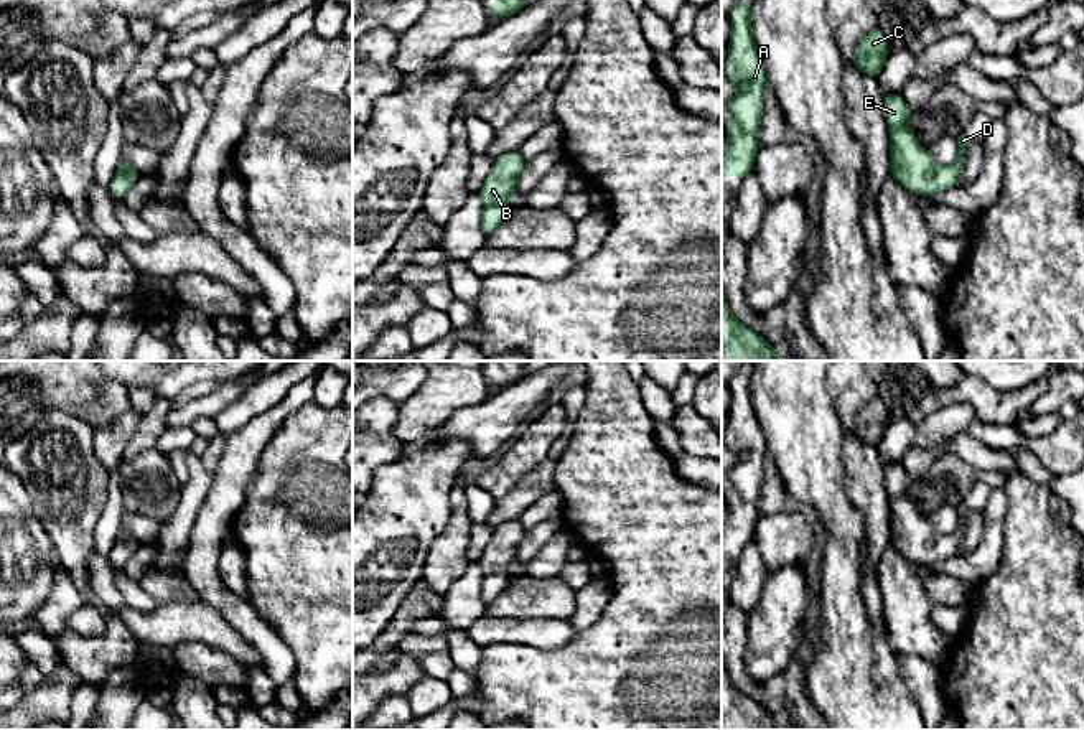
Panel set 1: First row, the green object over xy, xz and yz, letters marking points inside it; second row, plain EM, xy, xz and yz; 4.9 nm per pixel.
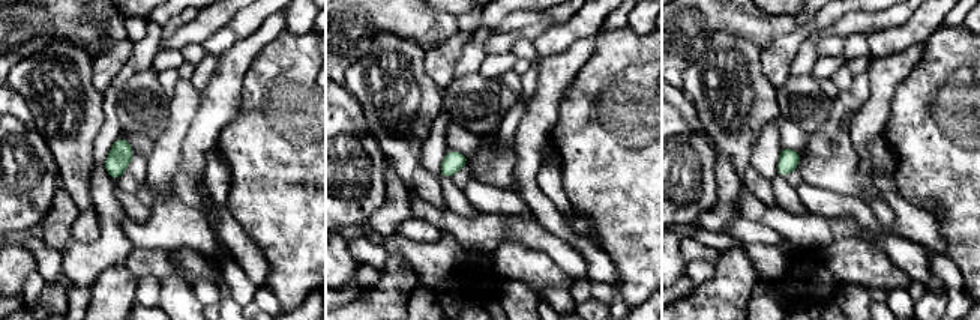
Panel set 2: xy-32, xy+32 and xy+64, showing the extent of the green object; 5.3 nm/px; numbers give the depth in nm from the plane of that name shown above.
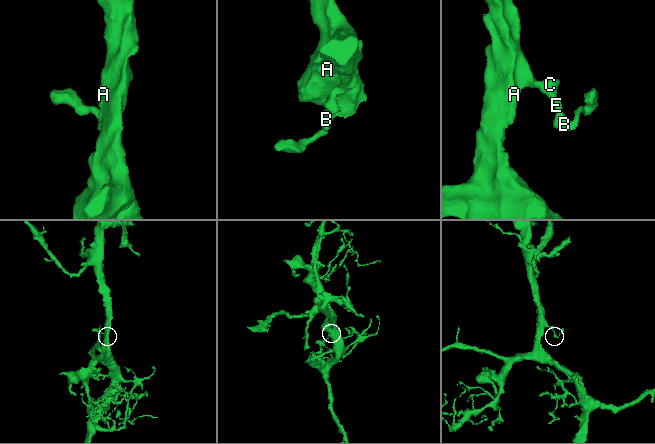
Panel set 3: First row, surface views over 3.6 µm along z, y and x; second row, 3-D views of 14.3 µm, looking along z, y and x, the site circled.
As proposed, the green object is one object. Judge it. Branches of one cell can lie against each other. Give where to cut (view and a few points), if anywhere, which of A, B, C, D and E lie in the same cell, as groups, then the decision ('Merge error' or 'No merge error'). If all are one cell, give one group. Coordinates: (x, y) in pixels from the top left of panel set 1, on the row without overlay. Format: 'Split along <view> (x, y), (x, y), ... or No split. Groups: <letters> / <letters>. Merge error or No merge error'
No split. Groups: A B C D E. No merge error

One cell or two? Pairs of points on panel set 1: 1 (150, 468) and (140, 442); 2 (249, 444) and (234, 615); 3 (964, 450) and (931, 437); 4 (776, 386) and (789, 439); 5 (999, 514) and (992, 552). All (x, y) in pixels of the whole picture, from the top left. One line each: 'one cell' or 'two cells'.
1: two cells
2: one cell
3: two cells
4: one cell
5: one cell

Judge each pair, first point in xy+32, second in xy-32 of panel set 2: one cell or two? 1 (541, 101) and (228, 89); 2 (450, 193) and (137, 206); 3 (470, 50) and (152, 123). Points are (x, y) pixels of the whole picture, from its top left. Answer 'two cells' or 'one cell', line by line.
1: one cell
2: one cell
3: two cells

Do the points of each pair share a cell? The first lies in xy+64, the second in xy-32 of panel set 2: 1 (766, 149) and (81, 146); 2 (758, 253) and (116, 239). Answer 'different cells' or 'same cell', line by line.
1: different cells
2: same cell

